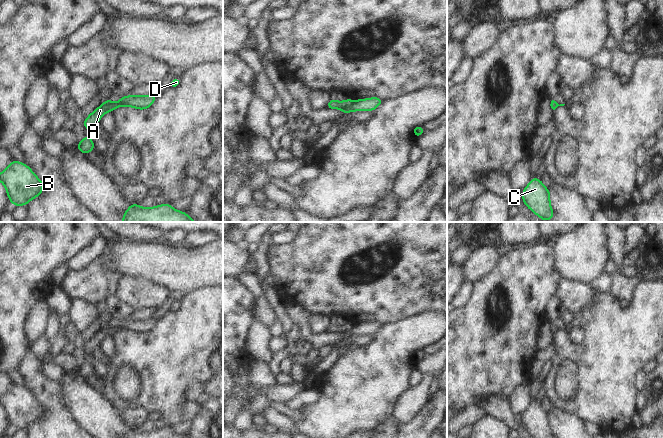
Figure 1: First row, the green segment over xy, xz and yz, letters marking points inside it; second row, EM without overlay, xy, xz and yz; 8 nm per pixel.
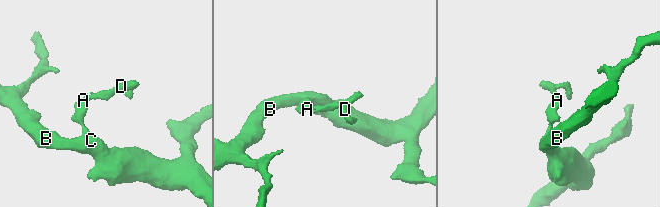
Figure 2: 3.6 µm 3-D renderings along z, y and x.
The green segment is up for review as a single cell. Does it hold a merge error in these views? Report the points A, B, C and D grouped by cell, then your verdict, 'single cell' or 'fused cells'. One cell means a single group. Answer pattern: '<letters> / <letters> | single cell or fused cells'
A B C / D | fused cells

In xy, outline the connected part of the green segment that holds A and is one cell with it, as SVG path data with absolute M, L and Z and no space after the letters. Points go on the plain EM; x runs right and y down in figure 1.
M106 323L104 327L96 332L86 343L84 343L84 351L92 356L92 353L96 347L100 347L100 342L107 336L113 336L115 332L121 331L123 328L120 326L112 326Z

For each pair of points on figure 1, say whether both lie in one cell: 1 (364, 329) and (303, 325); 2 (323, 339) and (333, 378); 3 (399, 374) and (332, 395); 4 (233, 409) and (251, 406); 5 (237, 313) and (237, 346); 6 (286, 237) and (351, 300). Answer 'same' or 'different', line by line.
1: same
2: different
3: same
4: different
5: same
6: different

